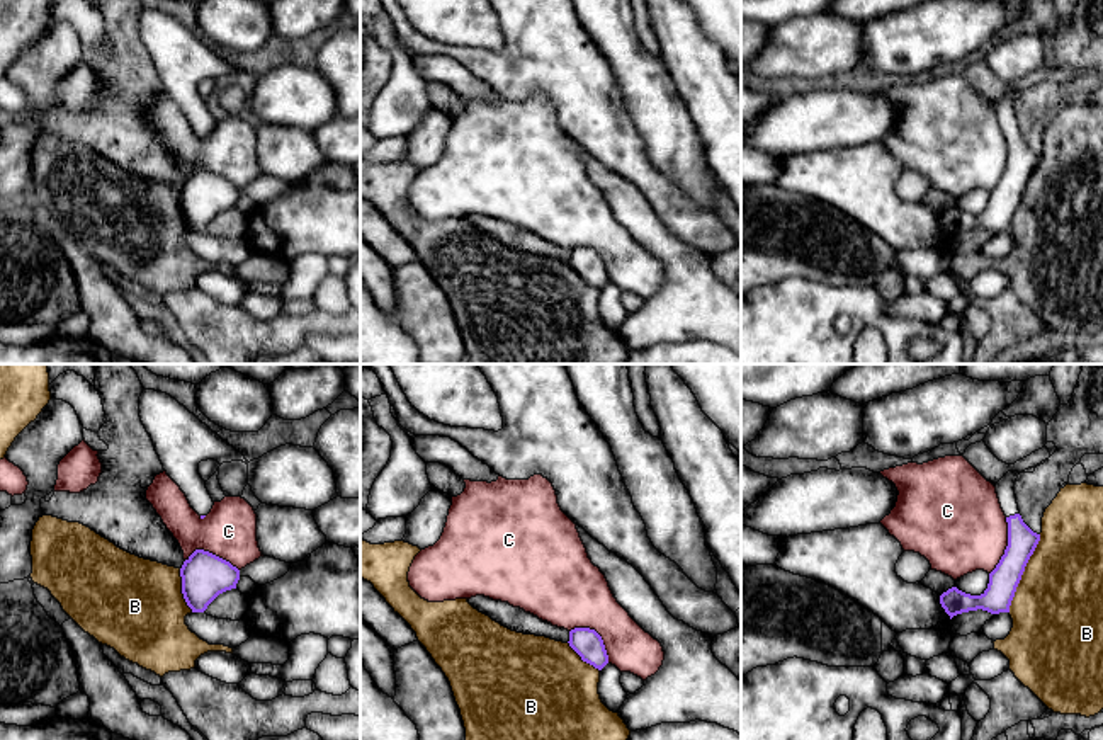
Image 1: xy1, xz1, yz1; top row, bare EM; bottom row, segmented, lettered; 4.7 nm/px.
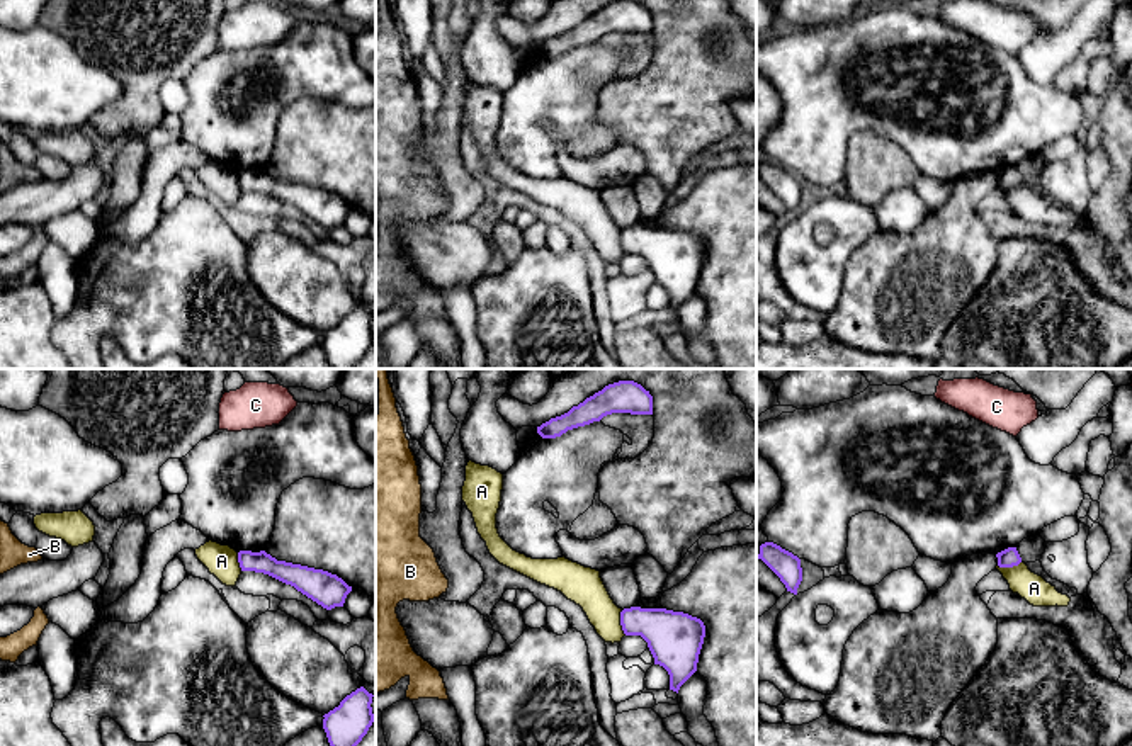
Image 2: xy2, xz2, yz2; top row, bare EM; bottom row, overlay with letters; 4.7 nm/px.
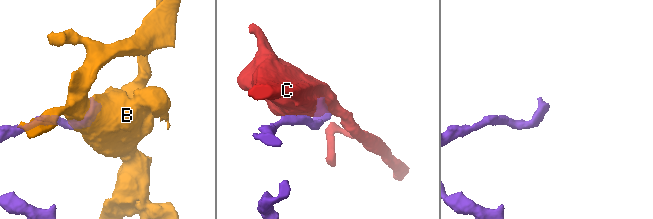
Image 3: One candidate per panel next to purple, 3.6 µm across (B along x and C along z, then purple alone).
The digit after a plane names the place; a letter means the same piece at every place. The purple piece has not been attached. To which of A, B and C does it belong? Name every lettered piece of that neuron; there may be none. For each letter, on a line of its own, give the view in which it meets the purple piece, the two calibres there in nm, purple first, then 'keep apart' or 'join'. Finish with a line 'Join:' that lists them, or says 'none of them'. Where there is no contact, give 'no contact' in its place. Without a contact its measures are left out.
A: xz2 | 240/180 nm | keep apart
B: yz1 | 140/440 nm | keep apart
C: xz1 | 140/340 nm | keep apart
Join: none of them

